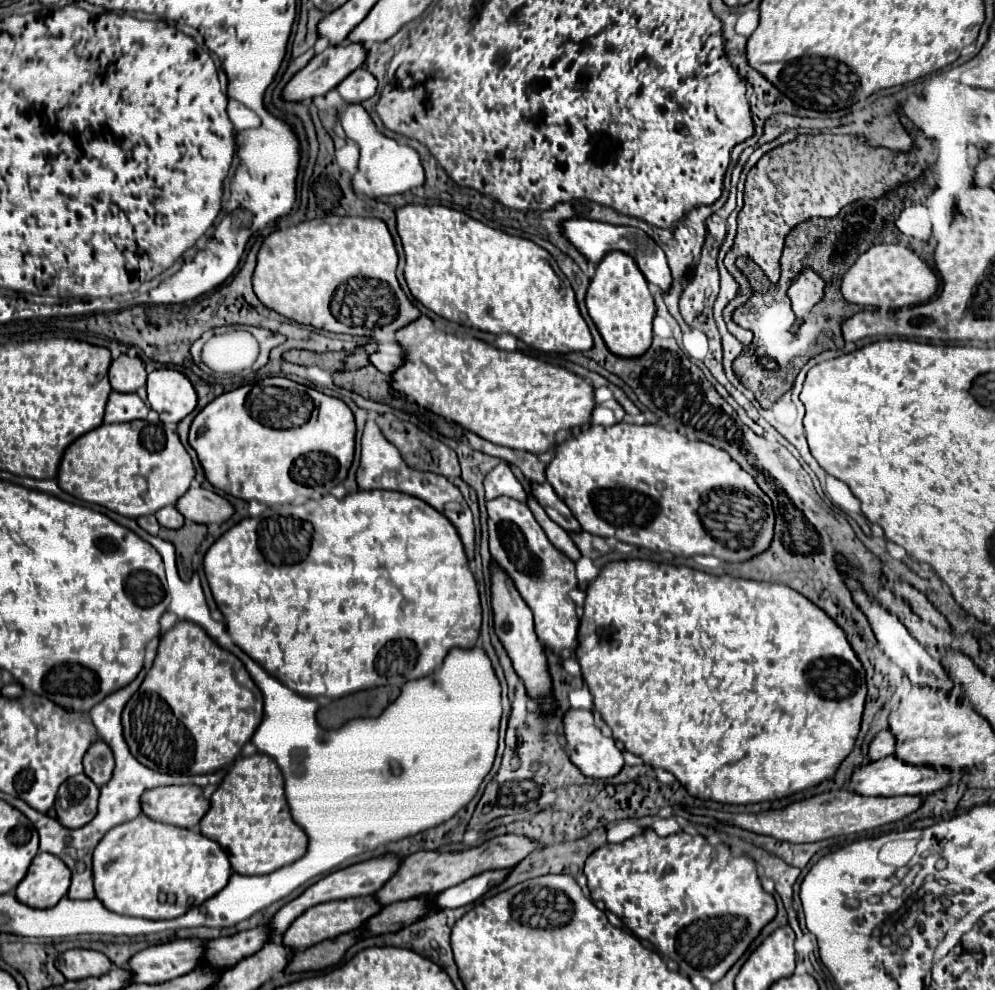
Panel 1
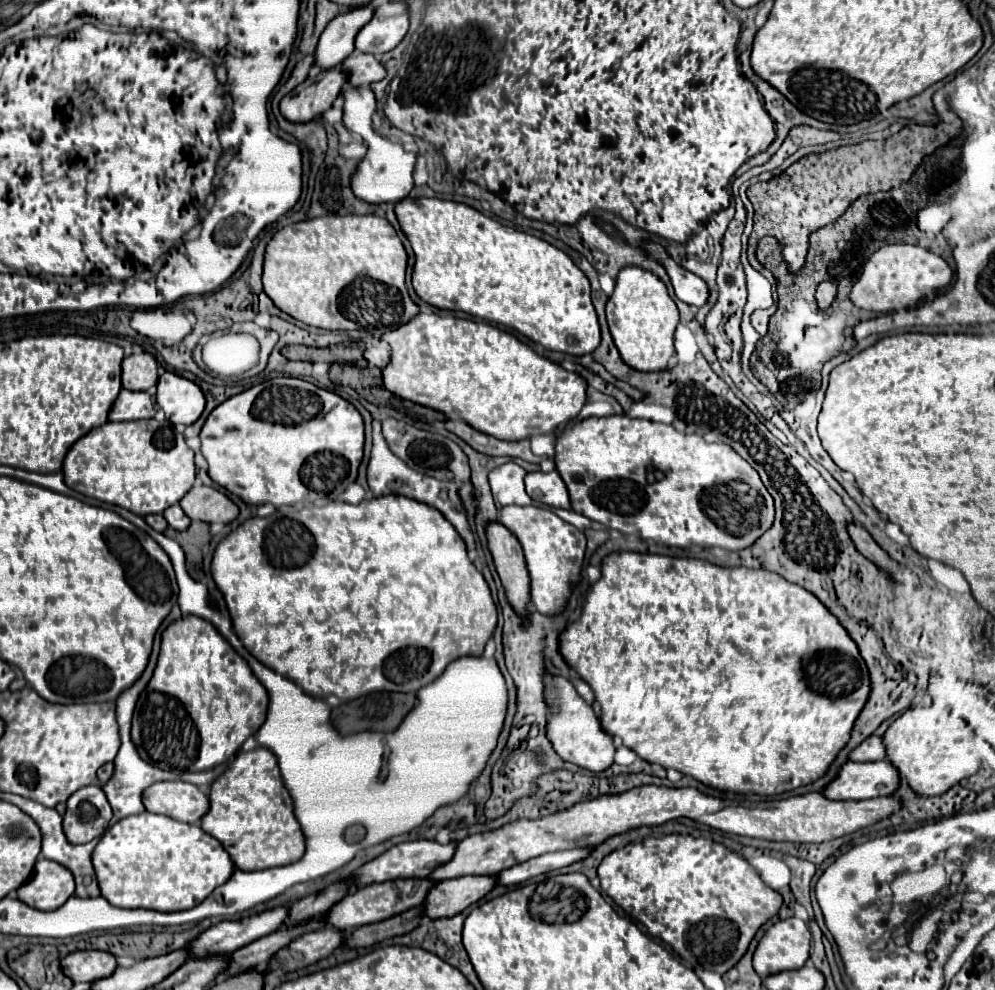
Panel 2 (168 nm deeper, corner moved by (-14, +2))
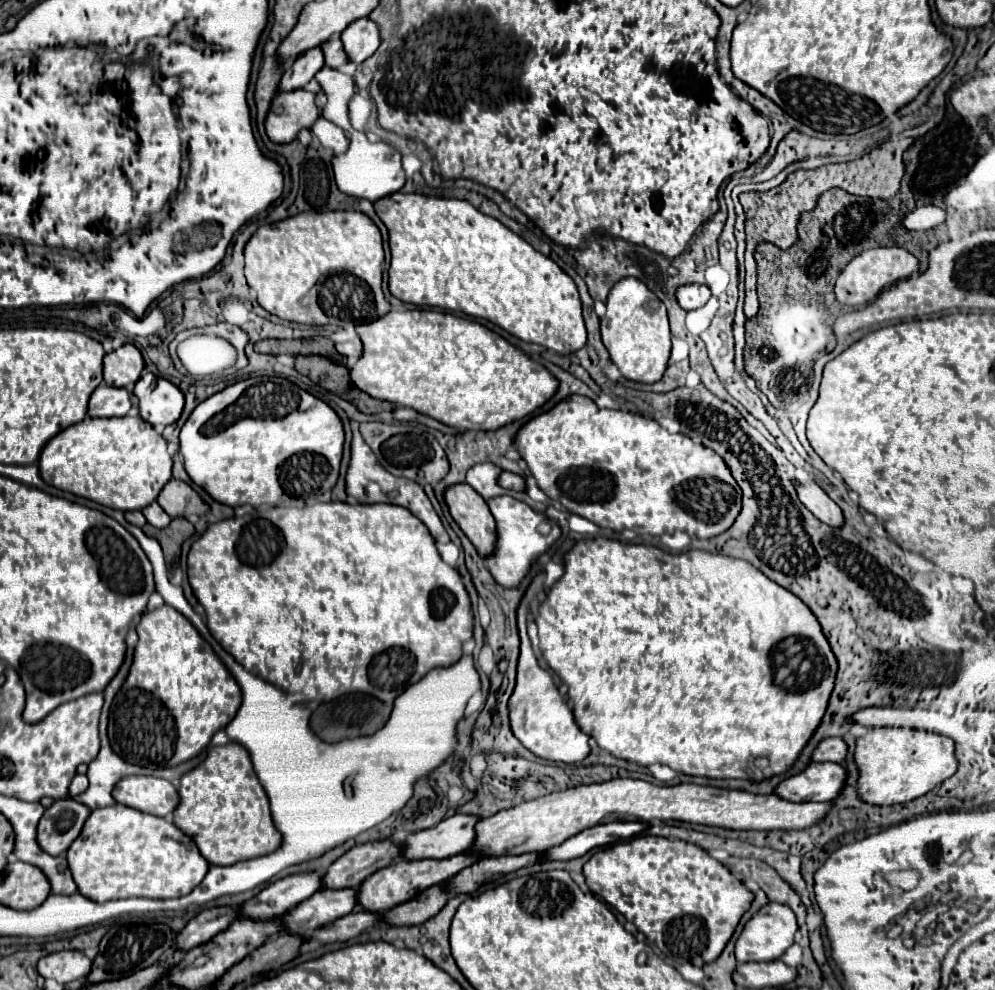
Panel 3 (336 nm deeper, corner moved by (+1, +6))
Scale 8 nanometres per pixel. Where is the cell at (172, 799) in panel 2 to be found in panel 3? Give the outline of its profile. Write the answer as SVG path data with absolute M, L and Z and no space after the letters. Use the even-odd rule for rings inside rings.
M156 776L122 778L112 790L112 798L118 804L126 804L154 816L170 816L178 806L176 788L168 780Z

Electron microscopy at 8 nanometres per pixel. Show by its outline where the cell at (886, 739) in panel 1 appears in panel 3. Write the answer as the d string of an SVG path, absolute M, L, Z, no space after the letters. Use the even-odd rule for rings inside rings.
M824 738L812 752L812 762L836 762L842 764L848 746L842 738Z

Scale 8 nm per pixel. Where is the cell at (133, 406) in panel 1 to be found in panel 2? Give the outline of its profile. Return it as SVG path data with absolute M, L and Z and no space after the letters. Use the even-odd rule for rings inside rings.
M121 390L117 400L111 406L109 420L141 420L141 418L153 418L155 406L147 392L131 392Z

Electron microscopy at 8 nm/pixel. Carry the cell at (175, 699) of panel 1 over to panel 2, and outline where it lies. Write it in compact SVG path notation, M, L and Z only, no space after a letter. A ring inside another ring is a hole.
M199 616L169 624L161 636L161 654L149 690L141 694L131 738L139 756L175 774L211 770L229 762L267 716L269 696L249 664Z

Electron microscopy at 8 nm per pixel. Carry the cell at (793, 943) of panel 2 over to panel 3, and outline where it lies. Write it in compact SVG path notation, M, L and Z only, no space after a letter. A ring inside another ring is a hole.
M768 902L762 906L744 926L738 942L736 942L736 958L738 962L762 962L762 960L778 960L786 948L794 944L794 934L796 934L796 916L794 912L776 902Z

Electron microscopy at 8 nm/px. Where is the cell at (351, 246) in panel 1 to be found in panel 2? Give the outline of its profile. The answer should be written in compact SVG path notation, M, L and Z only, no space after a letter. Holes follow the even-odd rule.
M323 216L281 228L265 252L263 290L285 314L325 330L367 330L377 340L419 314L405 286L407 252L395 228L379 216Z

